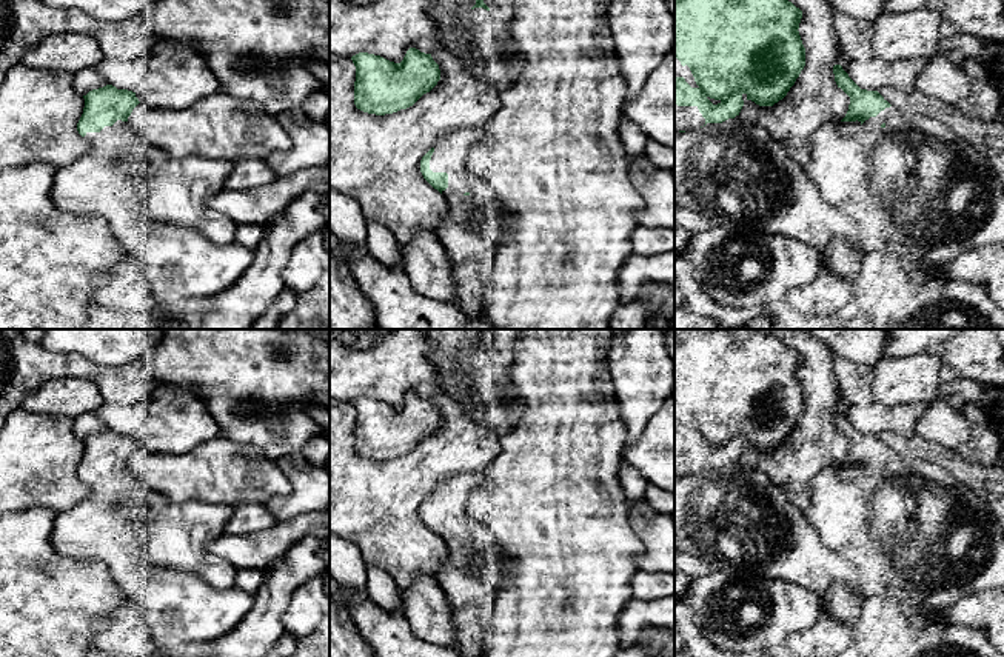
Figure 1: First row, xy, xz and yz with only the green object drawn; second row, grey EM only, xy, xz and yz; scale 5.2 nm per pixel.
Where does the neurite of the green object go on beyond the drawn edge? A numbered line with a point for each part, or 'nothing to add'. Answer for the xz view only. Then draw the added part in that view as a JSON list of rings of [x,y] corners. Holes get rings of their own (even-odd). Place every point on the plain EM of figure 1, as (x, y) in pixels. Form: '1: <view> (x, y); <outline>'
1: xz (471, 570); [[[487,471],[454,474],[437,485],[430,505],[430,514],[433,517],[448,519],[448,532],[442,535],[448,552],[433,579],[443,589],[453,609],[473,605],[488,606],[490,599],[504,579],[504,559],[497,545],[491,540],[488,528],[468,512],[468,499],[485,479]]]

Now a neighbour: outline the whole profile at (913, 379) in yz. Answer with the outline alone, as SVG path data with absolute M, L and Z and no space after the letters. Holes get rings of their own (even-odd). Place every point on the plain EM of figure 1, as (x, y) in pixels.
M933 354L889 357L875 363L870 389L885 408L905 403L929 405L936 399L944 363Z

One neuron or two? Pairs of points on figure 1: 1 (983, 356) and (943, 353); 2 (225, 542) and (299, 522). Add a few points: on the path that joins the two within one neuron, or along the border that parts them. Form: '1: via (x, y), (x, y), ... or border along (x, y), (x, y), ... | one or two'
1: via (973, 353), (952, 353) | one
2: via (244, 545), (270, 545), (281, 536) | one

